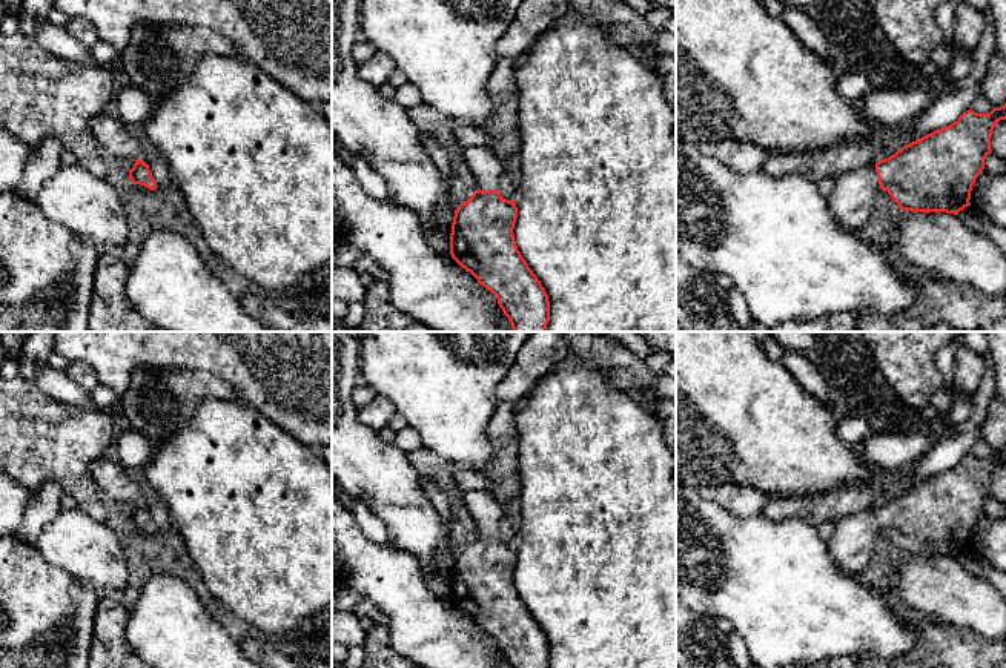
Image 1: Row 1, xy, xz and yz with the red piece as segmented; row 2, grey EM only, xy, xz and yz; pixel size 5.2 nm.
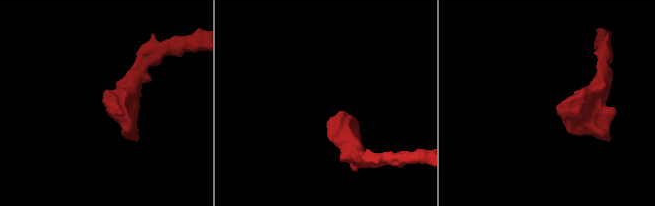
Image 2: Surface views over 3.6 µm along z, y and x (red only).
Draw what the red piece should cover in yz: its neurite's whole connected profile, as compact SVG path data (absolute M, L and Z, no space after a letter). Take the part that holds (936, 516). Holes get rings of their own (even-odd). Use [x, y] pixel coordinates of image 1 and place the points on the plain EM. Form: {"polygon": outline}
{"polygon": "M1006 448L994 451L989 458L969 453L952 468L905 488L891 501L840 518L834 522L834 531L826 541L834 567L843 574L860 573L871 557L879 534L886 534L902 554L958 559L971 550L972 530L984 513L984 504L991 498L991 479L1000 464L1006 464Z"}

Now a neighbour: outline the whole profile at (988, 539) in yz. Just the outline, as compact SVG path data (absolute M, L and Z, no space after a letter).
M983 513L972 530L969 547L1006 573L1006 516L989 518Z

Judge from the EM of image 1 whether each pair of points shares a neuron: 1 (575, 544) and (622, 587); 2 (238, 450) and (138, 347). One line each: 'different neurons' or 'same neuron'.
1: same neuron
2: different neurons

